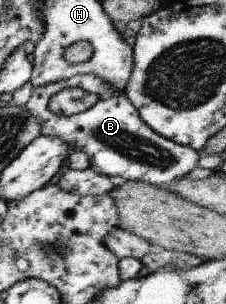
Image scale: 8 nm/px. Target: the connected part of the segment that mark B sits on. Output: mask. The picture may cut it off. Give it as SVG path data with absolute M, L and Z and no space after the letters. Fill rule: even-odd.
M75 74L59 82L32 87L31 96L24 107L37 120L41 135L61 138L61 142L69 144L70 151L86 154L90 162L89 168L103 176L145 182L159 187L163 182L185 177L197 167L197 161L202 155L188 146L181 146L155 134L141 122L137 110L124 92L113 92L101 78L95 78L93 74ZM63 88L81 88L83 92L94 93L98 99L91 108L83 112L73 116L57 116L49 112L47 102L50 95L57 94Z

